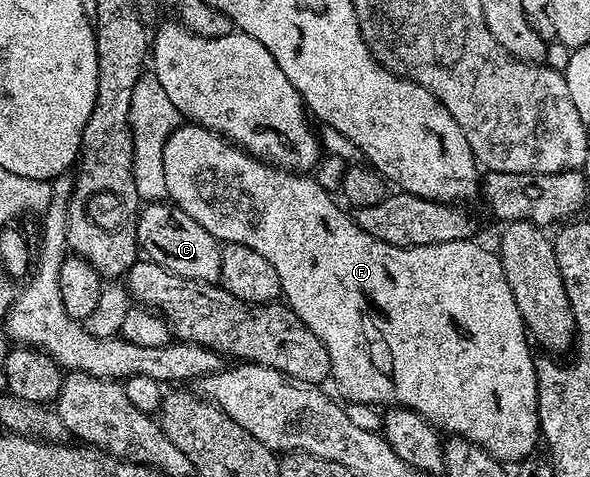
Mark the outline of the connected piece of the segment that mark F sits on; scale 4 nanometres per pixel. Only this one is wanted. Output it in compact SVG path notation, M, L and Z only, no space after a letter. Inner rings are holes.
M198 123L180 124L168 135L163 148L163 166L167 197L178 209L183 209L185 215L197 219L197 223L201 223L201 227L205 227L205 231L209 231L209 235L213 235L220 243L253 247L257 255L265 255L265 259L273 263L277 279L281 279L282 296L286 304L299 316L301 323L305 323L305 327L309 327L309 331L313 331L313 335L321 339L321 343L329 351L331 377L343 388L344 398L347 401L360 401L376 407L412 409L440 430L448 429L446 431L448 434L476 441L482 449L499 459L523 457L526 453L534 451L535 440L538 442L541 437L535 360L533 352L531 353L530 347L527 346L529 340L527 326L517 311L517 303L513 299L513 291L509 291L505 271L492 250L490 253L489 250L482 249L475 239L469 241L440 239L433 245L414 245L408 249L385 243L372 233L368 233L356 218L354 221L350 217L352 214L338 200L335 202L331 198L334 196L328 189L321 187L314 176L304 175L302 172L292 171L266 159L260 159L228 140L223 134Z

